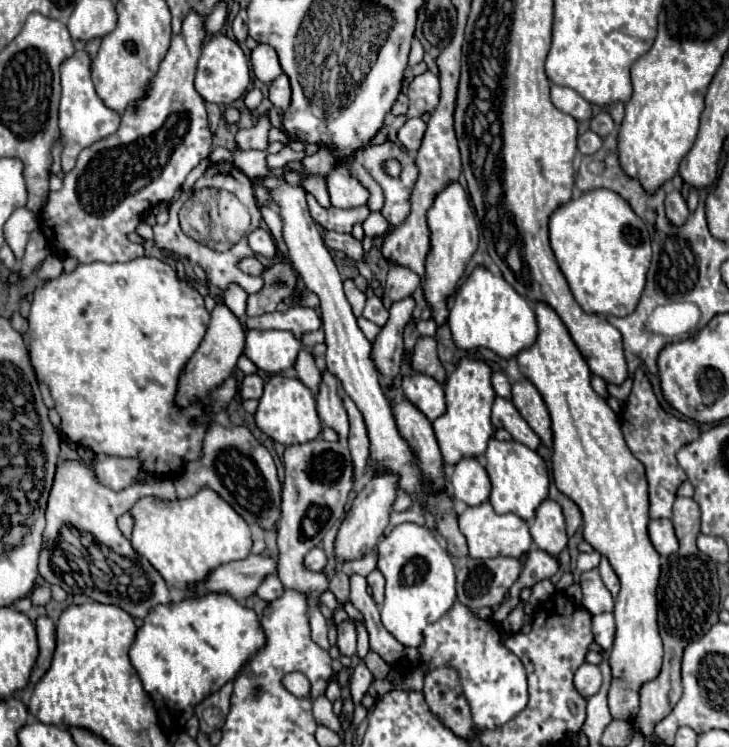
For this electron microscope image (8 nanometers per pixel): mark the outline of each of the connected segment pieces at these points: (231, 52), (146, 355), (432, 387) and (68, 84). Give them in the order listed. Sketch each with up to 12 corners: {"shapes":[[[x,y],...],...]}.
{"shapes":[[[225,34],[203,44],[195,90],[229,106],[245,94],[249,62]],[[89,262],[35,288],[61,432],[175,480],[173,406],[209,312],[175,270]],[[411,370],[401,386],[429,420],[445,412],[443,386]],[[91,56],[61,64],[61,168],[117,132],[91,82]]]}

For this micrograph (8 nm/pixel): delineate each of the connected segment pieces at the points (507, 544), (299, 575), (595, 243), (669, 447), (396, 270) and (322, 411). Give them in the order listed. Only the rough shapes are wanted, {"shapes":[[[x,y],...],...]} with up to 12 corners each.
{"shapes":[[[489,502],[467,508],[459,528],[469,556],[523,558],[529,524],[495,514]],[[347,444],[287,446],[277,574],[307,596],[311,640],[329,650],[315,608],[325,574],[303,568],[345,516]],[[617,192],[551,214],[557,264],[585,312],[629,316],[651,262]],[[645,364],[621,426],[645,466],[649,516],[671,518],[687,478],[675,454],[699,426],[661,408]],[[393,266],[381,302],[393,302],[411,296],[419,288],[415,272]],[[325,370],[317,394],[317,414],[347,442],[349,422],[339,380]]]}

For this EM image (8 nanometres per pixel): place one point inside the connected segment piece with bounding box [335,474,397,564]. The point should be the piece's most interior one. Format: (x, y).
(363, 526)

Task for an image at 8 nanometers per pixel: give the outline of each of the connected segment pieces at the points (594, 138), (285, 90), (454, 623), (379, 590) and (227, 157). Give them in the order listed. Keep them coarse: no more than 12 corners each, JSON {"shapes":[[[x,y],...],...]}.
{"shapes":[[[587,130],[579,136],[579,152],[595,154],[601,138]],[[287,74],[271,82],[269,100],[289,108],[291,88]],[[461,602],[425,628],[427,670],[453,666],[477,728],[527,704],[521,660]],[[379,570],[367,576],[371,590],[373,590],[373,602],[383,602],[383,580]],[[215,148],[209,154],[213,164],[233,164],[233,152]]]}

